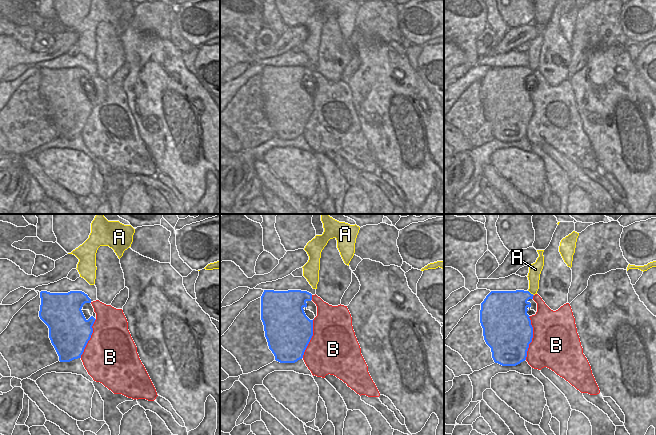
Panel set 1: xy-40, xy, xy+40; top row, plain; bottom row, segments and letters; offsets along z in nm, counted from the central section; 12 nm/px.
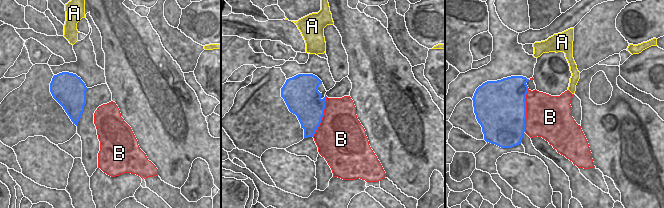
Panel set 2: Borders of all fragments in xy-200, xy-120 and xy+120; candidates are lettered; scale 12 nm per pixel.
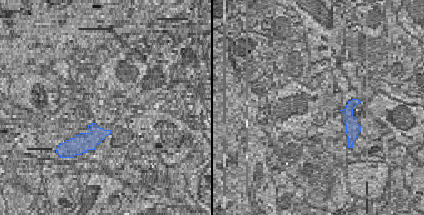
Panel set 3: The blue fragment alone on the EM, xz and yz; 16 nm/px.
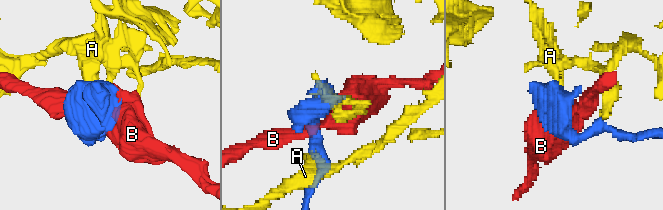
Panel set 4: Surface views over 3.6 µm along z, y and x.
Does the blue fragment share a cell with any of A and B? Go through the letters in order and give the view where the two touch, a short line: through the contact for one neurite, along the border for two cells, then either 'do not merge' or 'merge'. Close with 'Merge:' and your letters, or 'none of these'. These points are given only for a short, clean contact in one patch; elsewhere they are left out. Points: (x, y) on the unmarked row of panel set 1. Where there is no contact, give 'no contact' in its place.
A: contact in xy+40; do not merge
B: contact in xy+40; do not merge
Merge: none of these

